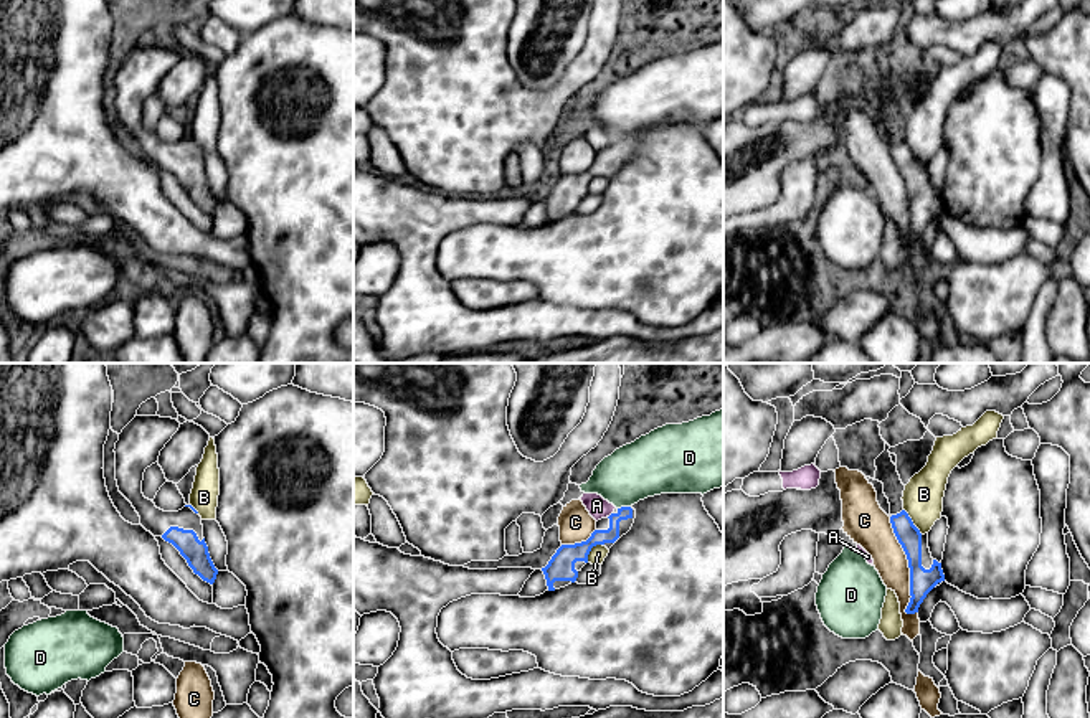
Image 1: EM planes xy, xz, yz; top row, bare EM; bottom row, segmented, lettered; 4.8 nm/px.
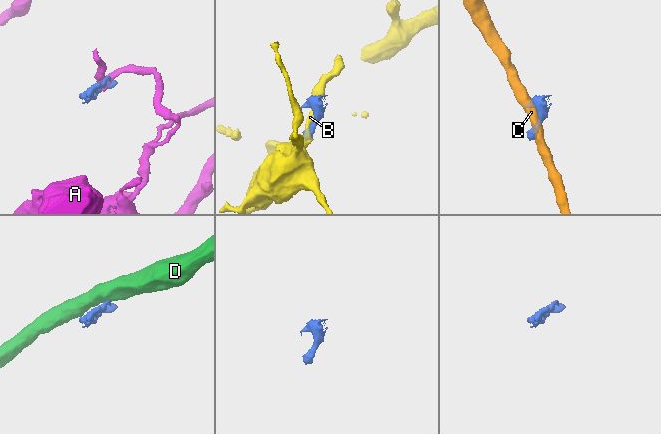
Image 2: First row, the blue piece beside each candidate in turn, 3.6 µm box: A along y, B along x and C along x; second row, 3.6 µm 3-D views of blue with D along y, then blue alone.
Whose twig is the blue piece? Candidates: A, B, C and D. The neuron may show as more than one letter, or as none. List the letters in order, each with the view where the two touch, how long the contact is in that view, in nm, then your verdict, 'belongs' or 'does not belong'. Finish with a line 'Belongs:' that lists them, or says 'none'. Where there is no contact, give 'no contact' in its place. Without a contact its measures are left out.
A: xz | 40 nm | does not belong
B: xz | 120 nm | does not belong
C: yz | 500 nm | does not belong
D: xz | 70 nm | does not belong
Belongs: none

